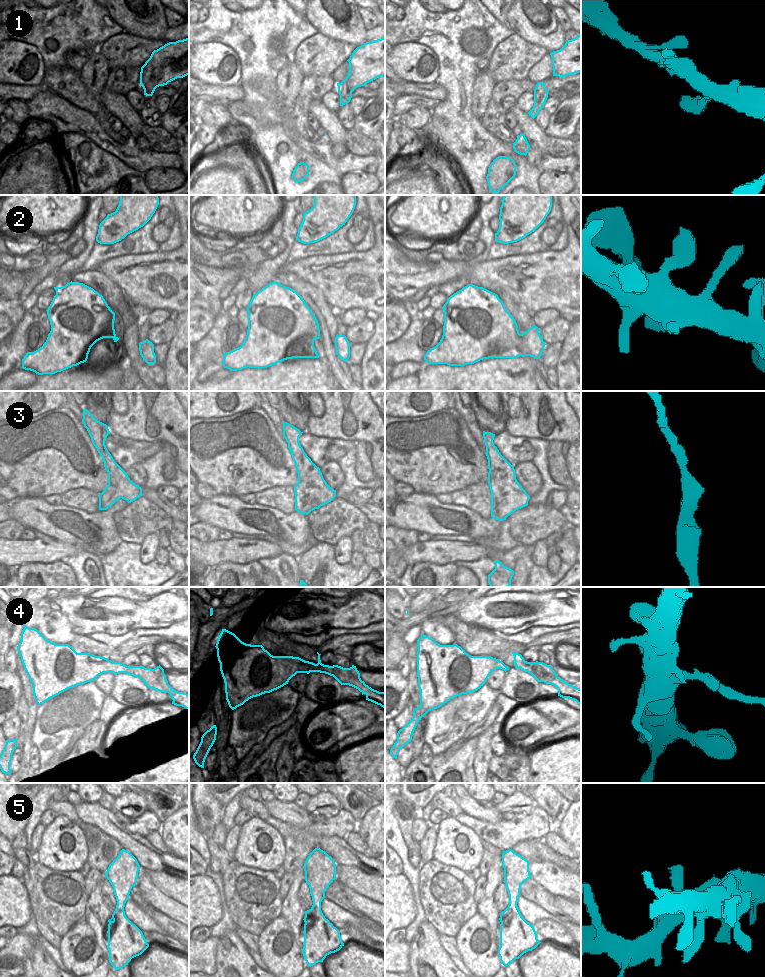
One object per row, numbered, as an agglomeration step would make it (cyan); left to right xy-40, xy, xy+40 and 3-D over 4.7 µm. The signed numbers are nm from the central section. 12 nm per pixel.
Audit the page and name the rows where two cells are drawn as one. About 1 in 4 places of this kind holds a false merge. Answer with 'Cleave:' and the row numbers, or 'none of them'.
Cleave: none of them

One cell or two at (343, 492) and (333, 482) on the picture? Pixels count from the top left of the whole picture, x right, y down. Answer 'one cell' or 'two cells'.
two cells

